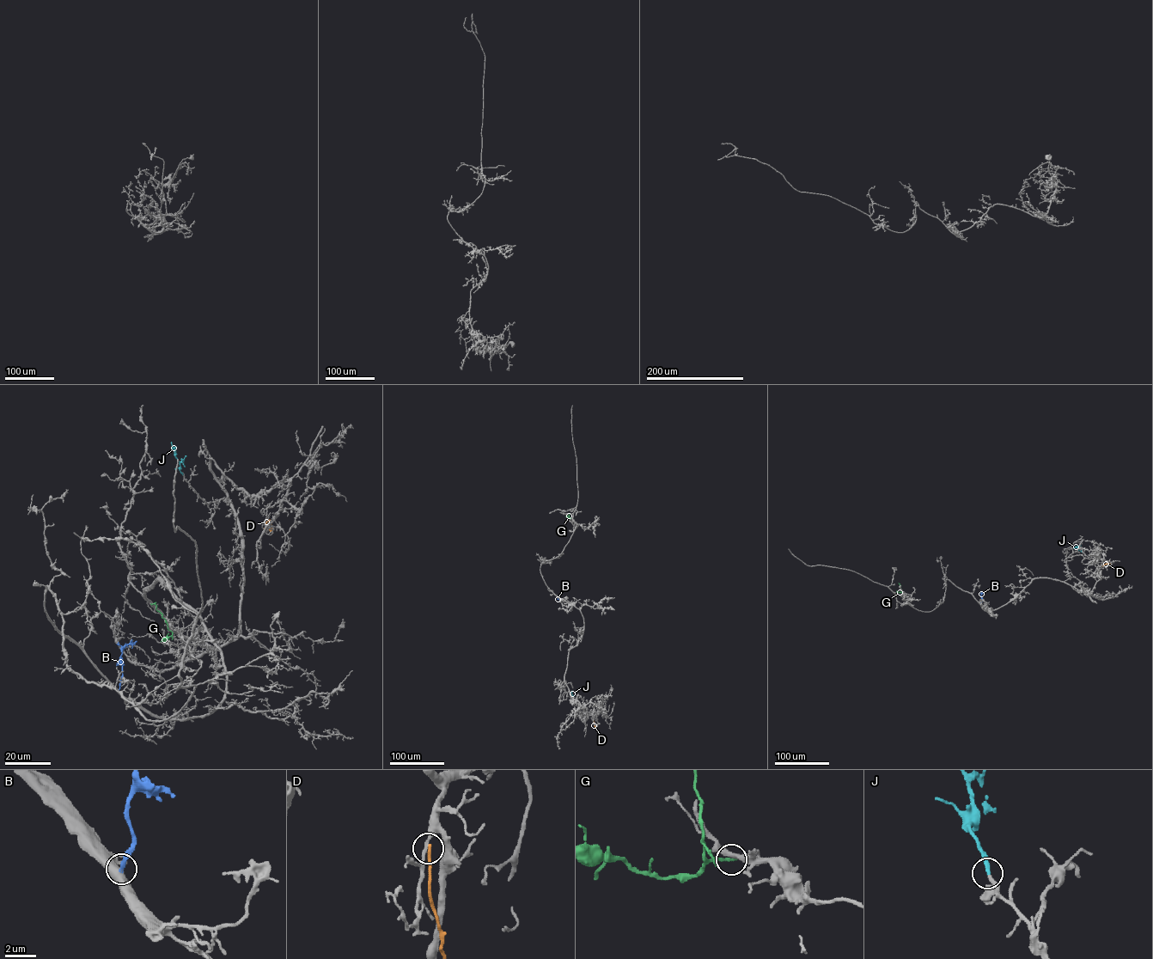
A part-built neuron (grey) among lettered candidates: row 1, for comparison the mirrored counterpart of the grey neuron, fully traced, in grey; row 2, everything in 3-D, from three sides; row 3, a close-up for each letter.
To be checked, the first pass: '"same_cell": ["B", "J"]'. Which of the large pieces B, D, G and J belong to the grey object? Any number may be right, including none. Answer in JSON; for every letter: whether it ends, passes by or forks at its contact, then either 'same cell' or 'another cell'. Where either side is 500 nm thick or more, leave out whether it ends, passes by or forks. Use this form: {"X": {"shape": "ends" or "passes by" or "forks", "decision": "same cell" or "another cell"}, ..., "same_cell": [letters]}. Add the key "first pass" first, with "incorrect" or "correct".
{"first pass": "correct", "B": {"shape": "ends", "decision": "same cell"}, "D": {"shape": "ends", "decision": "another cell"}, "G": {"shape": "ends", "decision": "another cell"}, "J": {"shape": "ends", "decision": "same cell"}, "same_cell": ["B", "J"]}

